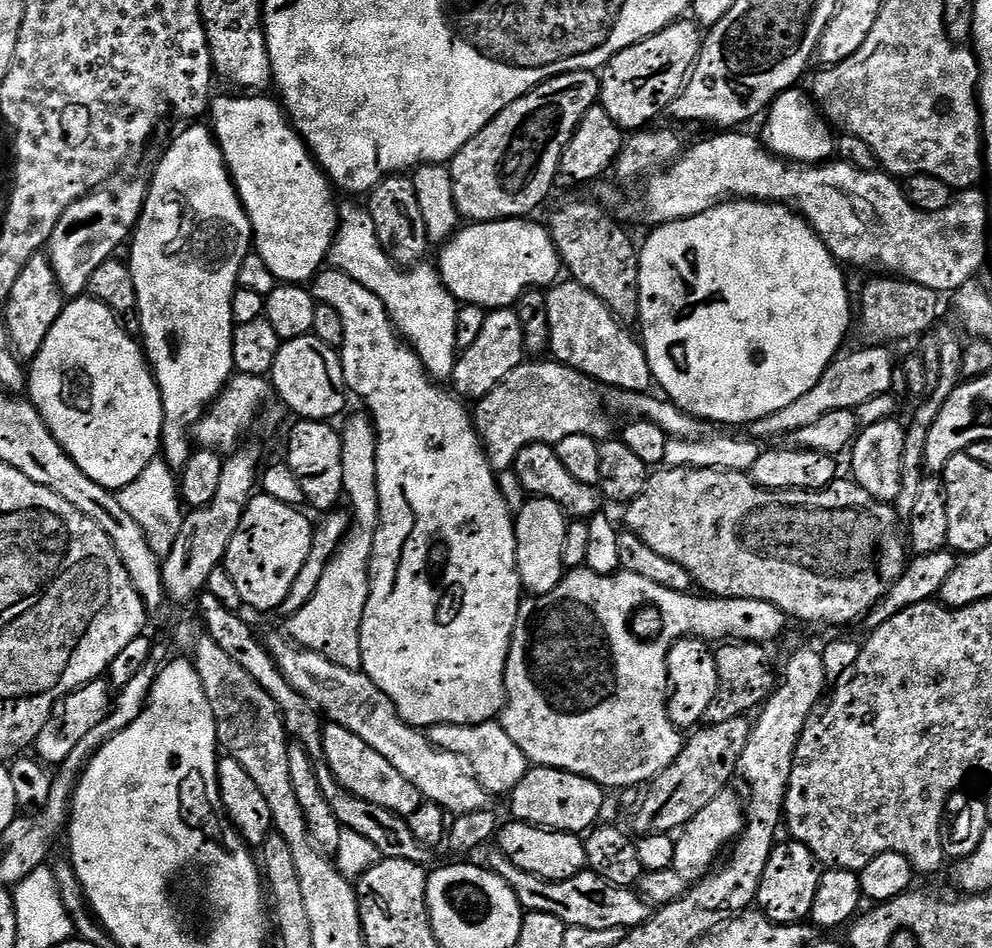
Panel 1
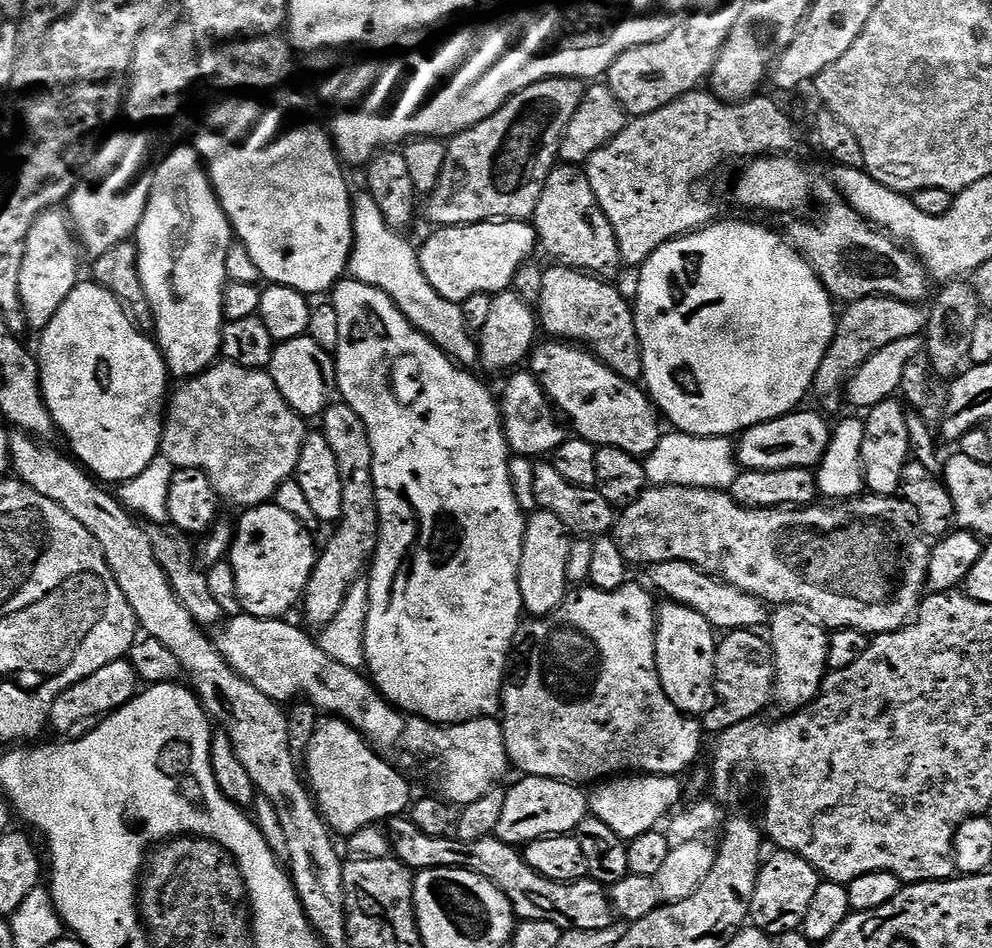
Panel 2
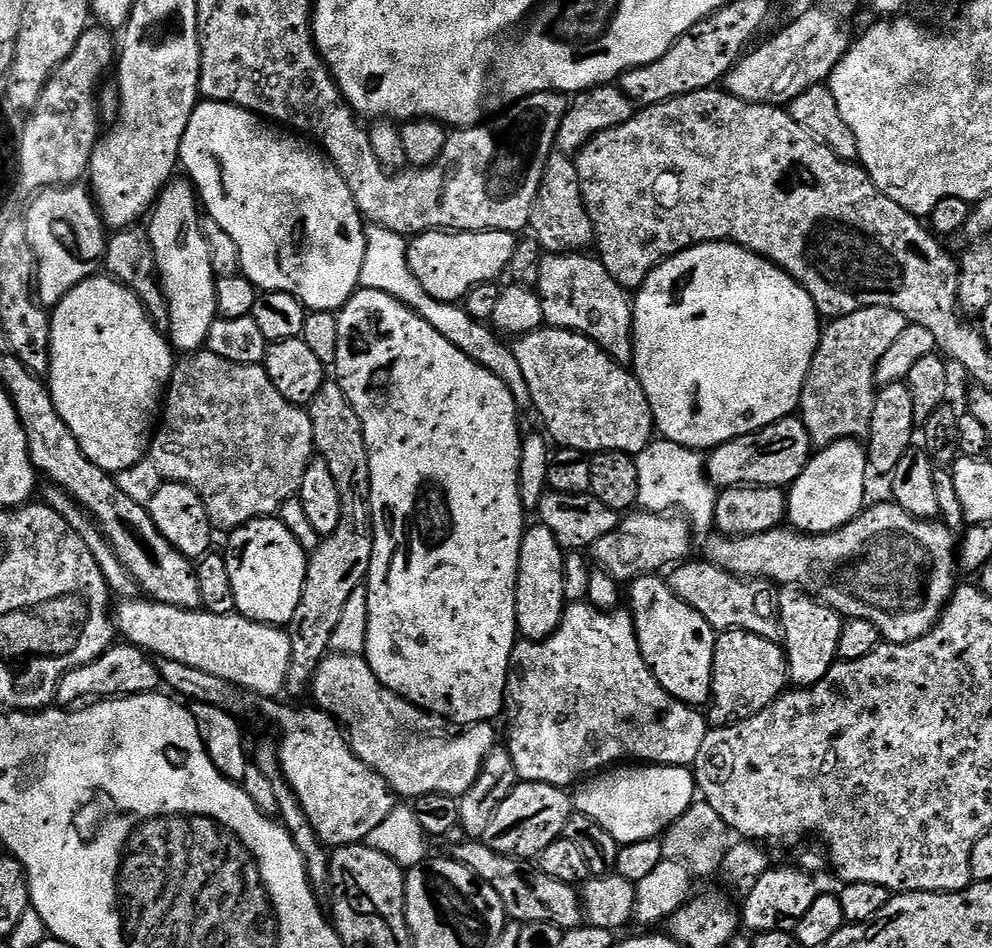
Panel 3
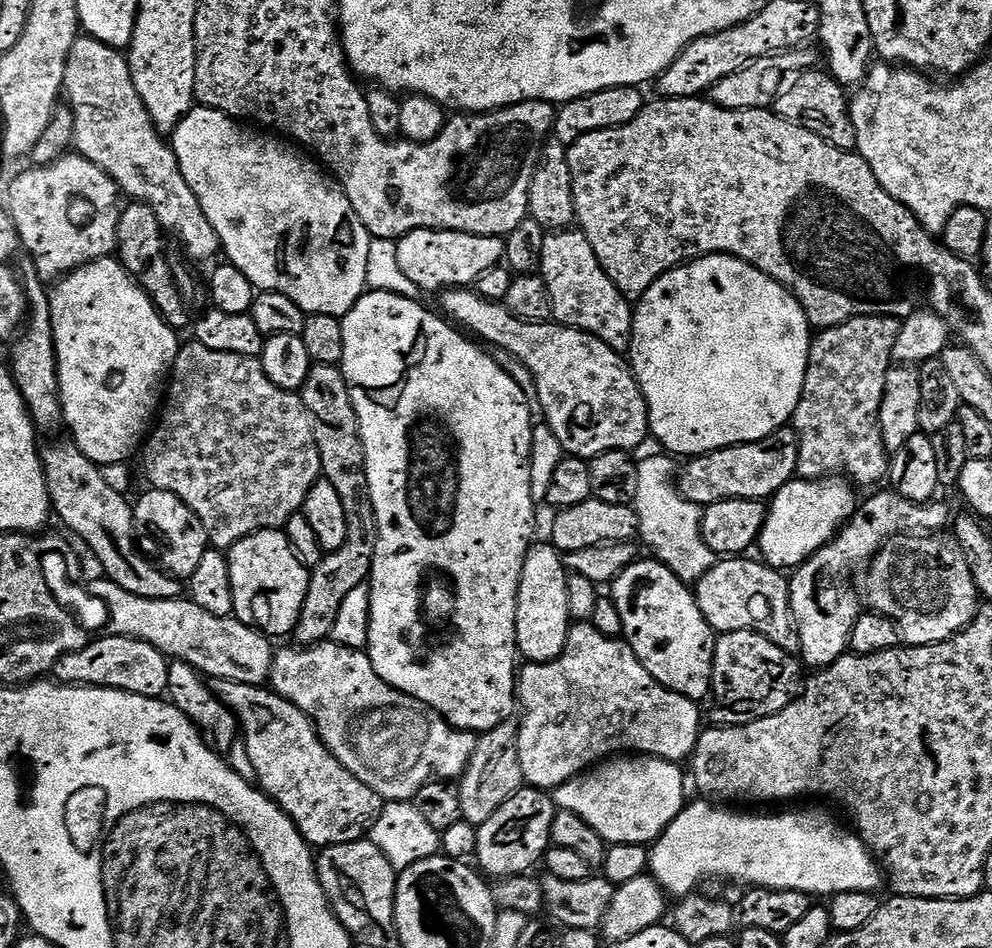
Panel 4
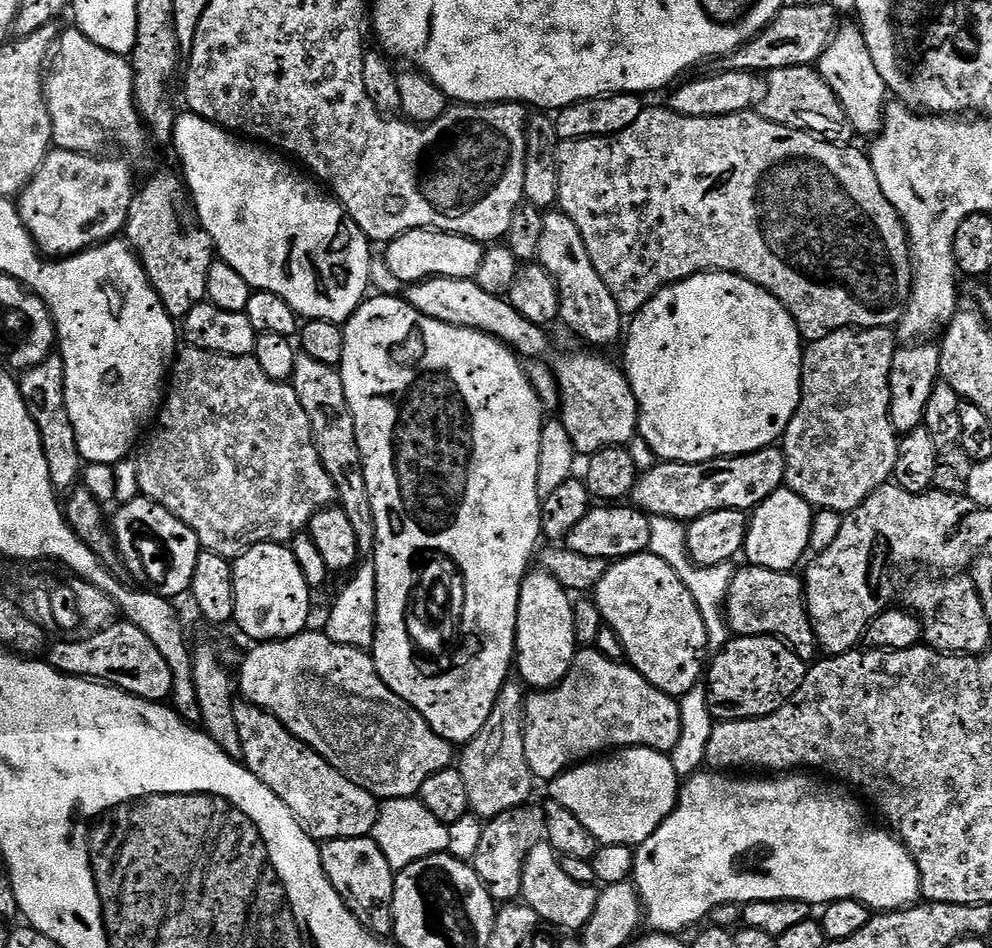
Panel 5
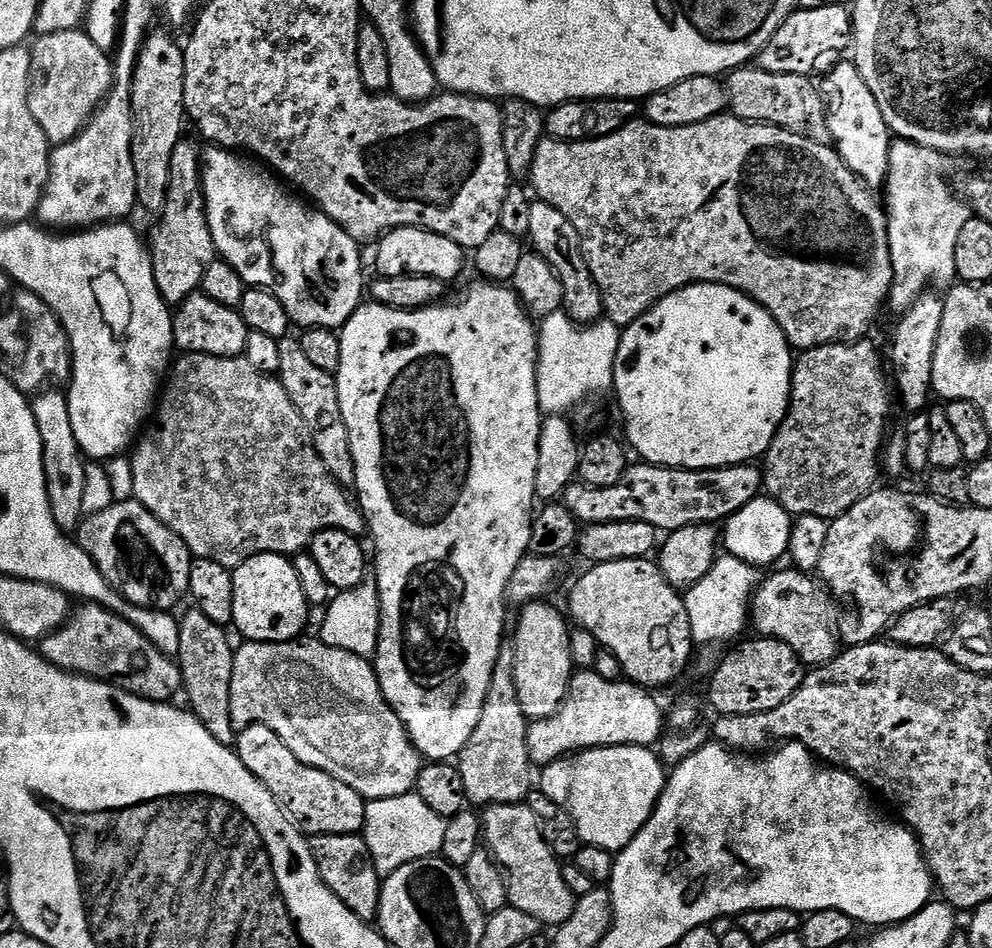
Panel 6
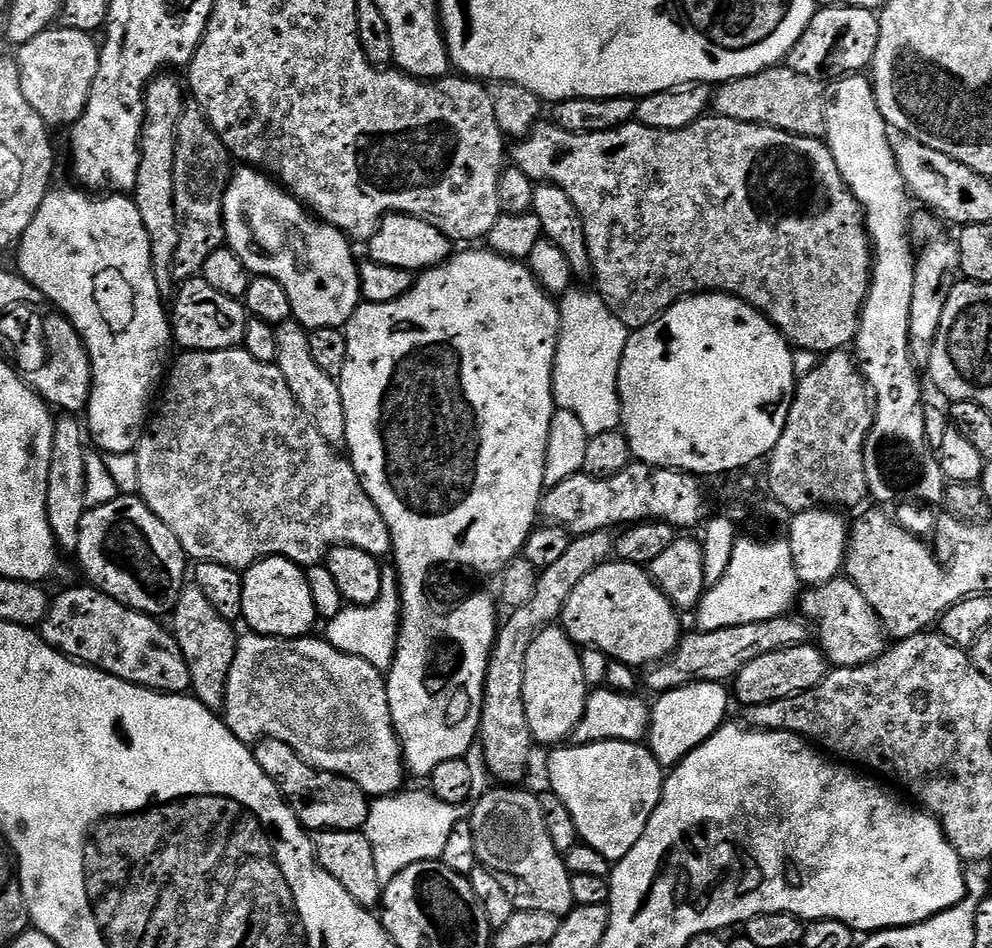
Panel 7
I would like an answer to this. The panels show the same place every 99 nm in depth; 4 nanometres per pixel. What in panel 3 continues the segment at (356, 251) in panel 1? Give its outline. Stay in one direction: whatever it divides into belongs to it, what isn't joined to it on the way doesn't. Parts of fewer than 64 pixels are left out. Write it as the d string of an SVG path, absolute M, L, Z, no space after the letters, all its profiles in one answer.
M372 224L364 233L366 238L366 258L362 258L362 274L360 275L360 288L378 290L382 294L390 294L396 300L401 300L407 308L414 309L423 320L430 322L446 342L454 342L462 354L466 354L474 362L478 362L486 370L490 370L514 394L516 406L521 413L528 414L533 411L530 390L526 386L526 377L522 374L522 366L518 366L518 358L514 358L511 347L503 344L501 337L487 323L474 320L459 303L439 300L426 290L422 290L422 282L414 278L408 265L409 241L399 232L383 228L381 224Z

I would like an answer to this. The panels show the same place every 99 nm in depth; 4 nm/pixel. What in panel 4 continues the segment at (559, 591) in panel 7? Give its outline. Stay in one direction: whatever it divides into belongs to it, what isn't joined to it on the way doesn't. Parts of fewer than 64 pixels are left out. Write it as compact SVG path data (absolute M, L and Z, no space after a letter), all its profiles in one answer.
M505 722L497 728L491 728L477 739L476 749L470 758L468 768L458 780L464 822L475 826L484 824L490 818L494 818L496 811L514 793L525 787L522 766L518 762L516 730L515 723Z

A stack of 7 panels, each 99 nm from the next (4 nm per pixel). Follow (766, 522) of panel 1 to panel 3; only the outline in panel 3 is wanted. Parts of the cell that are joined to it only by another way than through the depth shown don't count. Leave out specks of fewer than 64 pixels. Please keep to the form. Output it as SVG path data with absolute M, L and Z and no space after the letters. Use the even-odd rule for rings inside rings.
M894 502L888 504L876 504L865 507L859 516L854 517L846 526L842 526L834 532L823 532L821 536L814 536L797 532L788 526L781 526L763 532L757 536L741 536L739 538L729 538L719 534L713 535L707 541L708 556L707 563L717 564L722 570L726 570L735 576L743 576L749 580L771 580L777 586L795 586L802 592L815 596L821 604L828 608L832 608L835 612L840 613L841 617L850 620L865 620L870 622L880 631L881 637L889 644L909 644L918 638L922 638L932 627L940 621L941 614L944 613L944 607L948 604L948 599L952 597L952 593L958 587L956 574L958 575L958 540L954 532L947 528L943 522L929 522L927 520L915 520L910 514L906 514L906 510L902 510ZM643 510L625 515L613 532L606 534L606 538L598 538L598 542L592 544L590 556L595 567L619 582L631 582L640 576L663 573L687 561L693 555L694 533L687 519L675 518L677 517L672 514Z

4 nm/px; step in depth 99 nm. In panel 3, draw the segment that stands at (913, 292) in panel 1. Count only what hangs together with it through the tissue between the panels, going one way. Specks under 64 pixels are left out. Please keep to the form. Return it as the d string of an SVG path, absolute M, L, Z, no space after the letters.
M886 306L854 310L854 314L835 317L820 333L820 341L800 395L799 419L803 420L817 449L828 448L839 440L867 437L874 418L878 385L878 362L910 327L905 316Z

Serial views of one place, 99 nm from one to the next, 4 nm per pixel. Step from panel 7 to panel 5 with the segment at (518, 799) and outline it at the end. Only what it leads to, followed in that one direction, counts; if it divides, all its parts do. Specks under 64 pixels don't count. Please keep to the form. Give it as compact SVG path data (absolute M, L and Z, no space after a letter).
M537 842L532 845L524 860L524 869L520 878L520 896L523 903L534 910L541 921L553 924L556 928L583 929L596 905L598 892L593 885L574 882L574 878L562 874L560 857L547 842Z

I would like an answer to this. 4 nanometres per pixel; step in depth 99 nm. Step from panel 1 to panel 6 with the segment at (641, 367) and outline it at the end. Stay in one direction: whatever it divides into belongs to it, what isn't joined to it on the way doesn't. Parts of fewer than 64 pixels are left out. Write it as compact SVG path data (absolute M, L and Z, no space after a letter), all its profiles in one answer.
M537 199L530 210L530 230L527 239L532 240L531 247L547 258L556 268L562 278L564 286L563 311L577 321L584 324L594 324L605 315L604 300L600 296L600 288L594 282L592 271L588 269L588 263L584 252L580 248L580 235L574 230L574 222L566 218L566 214L554 206Z

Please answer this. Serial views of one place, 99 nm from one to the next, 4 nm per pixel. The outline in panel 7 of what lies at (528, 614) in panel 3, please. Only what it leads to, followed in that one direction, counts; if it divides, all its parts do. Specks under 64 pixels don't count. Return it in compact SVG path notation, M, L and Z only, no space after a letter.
M560 626L543 628L534 638L534 642L530 642L530 650L524 655L522 694L528 725L537 745L563 745L584 716L590 686L582 674L580 654L581 649L573 644Z

